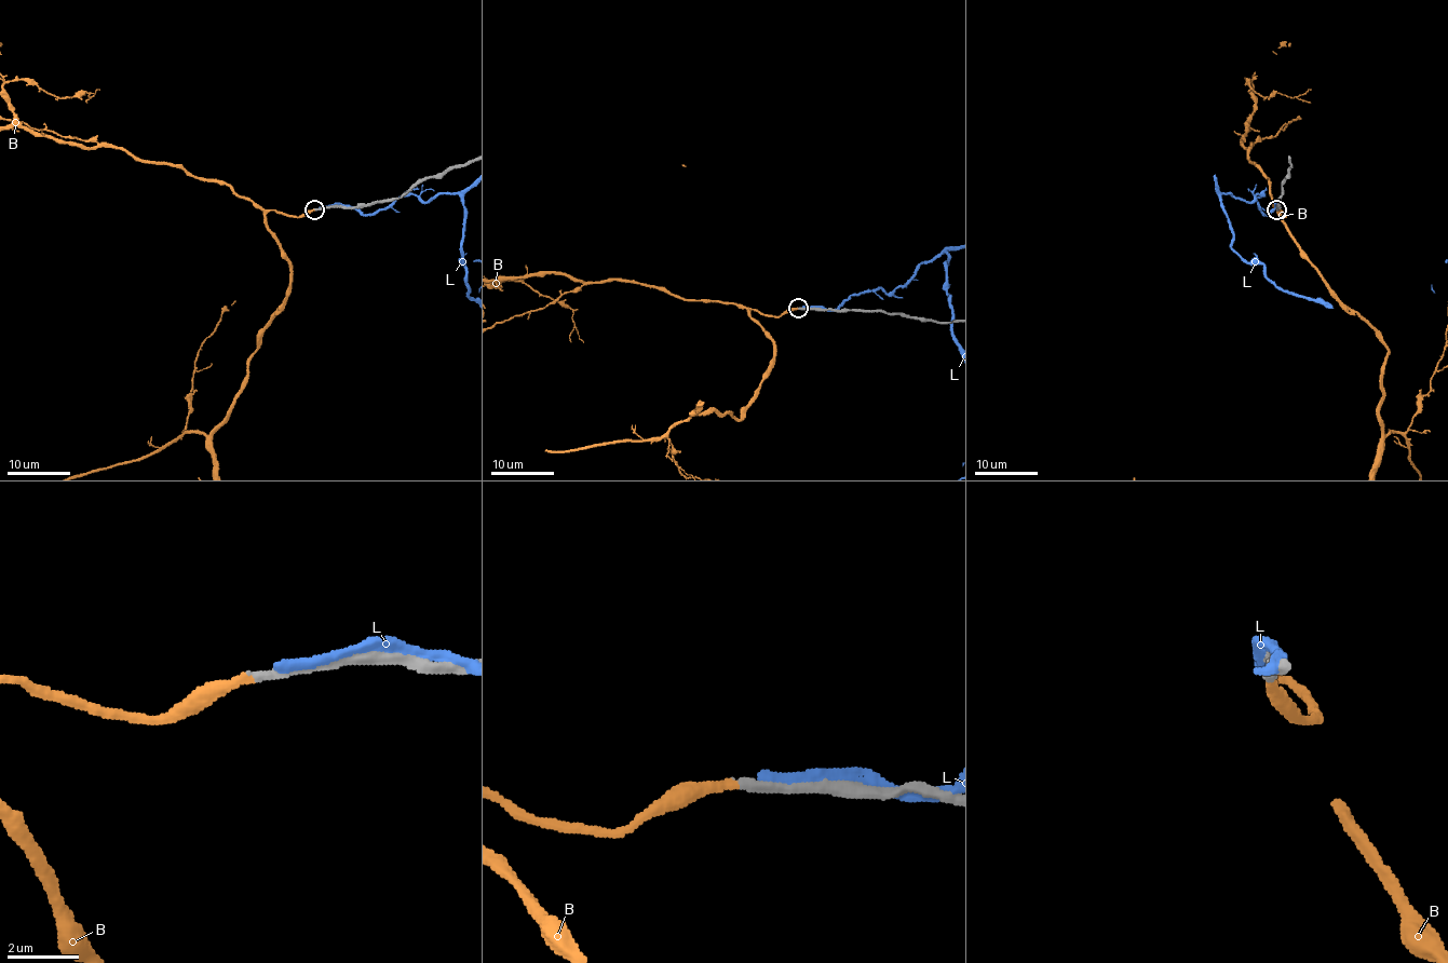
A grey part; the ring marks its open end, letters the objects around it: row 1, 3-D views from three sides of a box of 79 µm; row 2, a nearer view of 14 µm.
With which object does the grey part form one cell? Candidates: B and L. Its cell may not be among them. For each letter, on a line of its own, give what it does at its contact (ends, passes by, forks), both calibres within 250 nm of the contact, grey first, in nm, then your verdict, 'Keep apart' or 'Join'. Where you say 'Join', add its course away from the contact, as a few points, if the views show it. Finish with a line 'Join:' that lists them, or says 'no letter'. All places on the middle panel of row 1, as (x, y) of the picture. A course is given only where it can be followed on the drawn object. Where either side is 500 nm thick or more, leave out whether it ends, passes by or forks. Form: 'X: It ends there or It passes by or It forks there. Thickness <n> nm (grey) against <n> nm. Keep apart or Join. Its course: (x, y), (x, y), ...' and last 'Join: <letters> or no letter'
B: It ends there. Thickness 280 nm (grey) against 260 nm. Join
L: It ends there. Thickness 280 nm (grey) against 400 nm. Keep apart
Join: B

